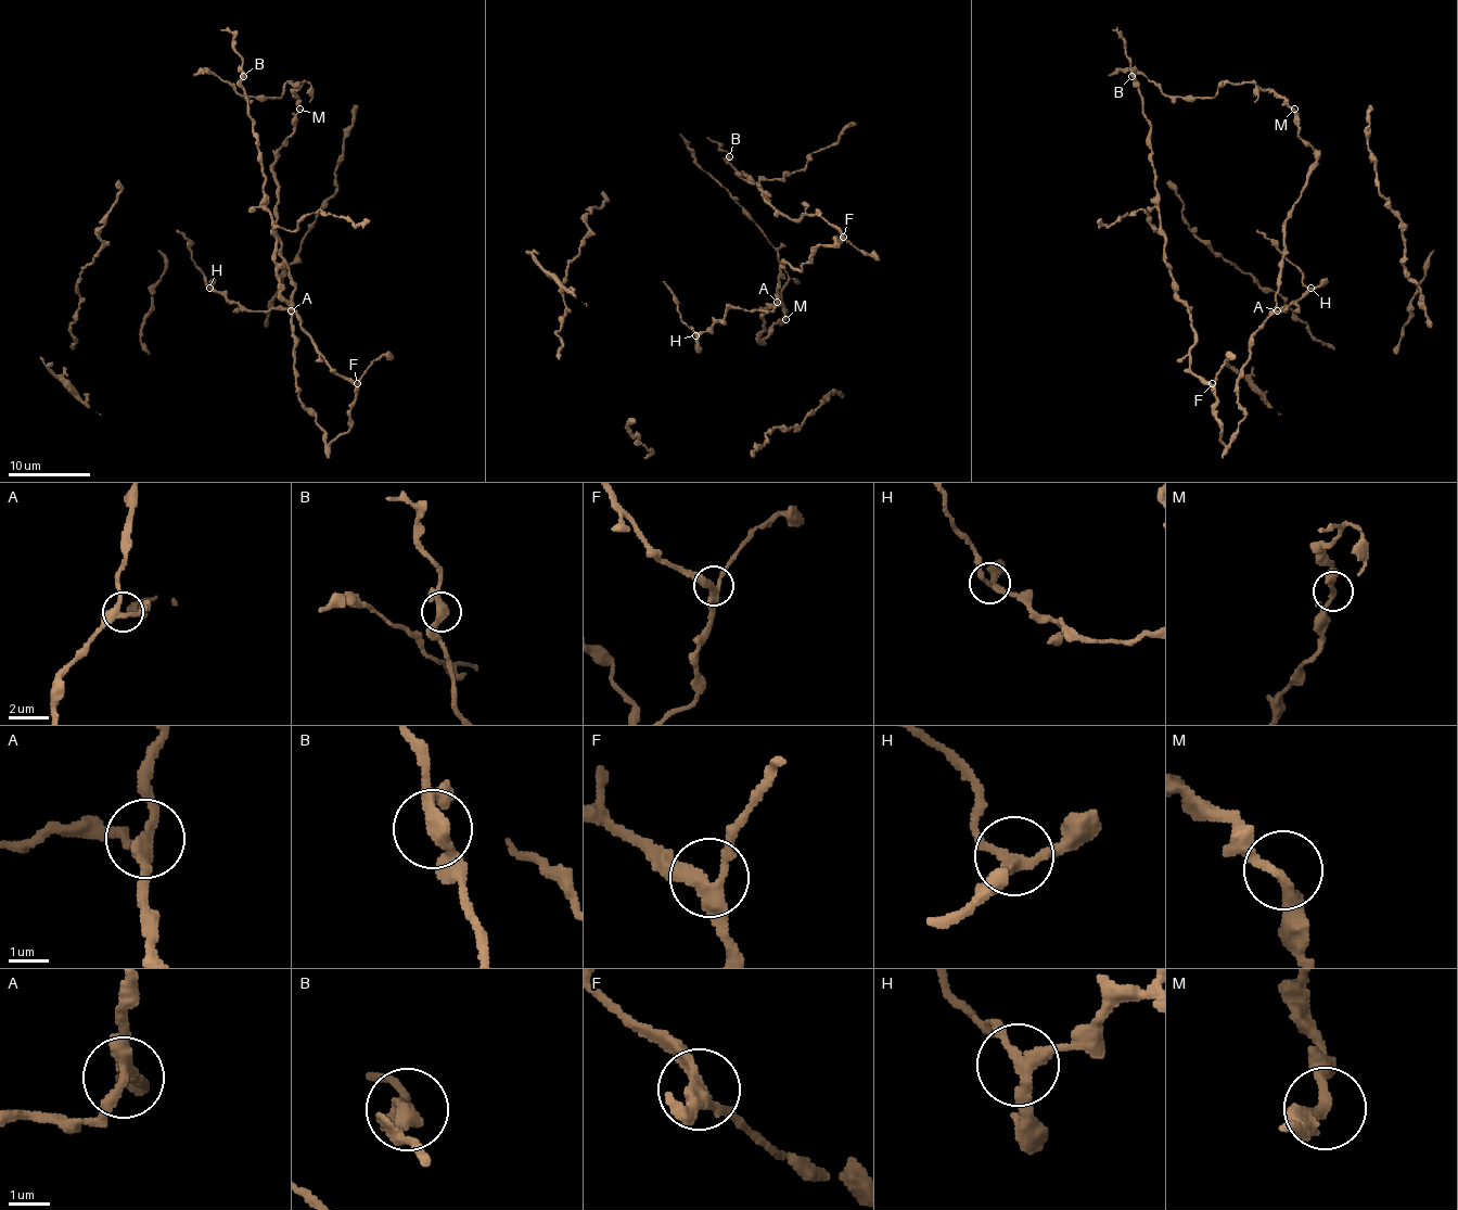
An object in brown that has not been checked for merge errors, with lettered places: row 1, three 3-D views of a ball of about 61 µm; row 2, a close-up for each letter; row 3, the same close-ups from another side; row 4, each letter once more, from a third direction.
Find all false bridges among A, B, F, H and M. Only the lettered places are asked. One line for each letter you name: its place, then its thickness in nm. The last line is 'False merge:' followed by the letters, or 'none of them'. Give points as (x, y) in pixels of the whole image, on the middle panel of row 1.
False merge: none of them

